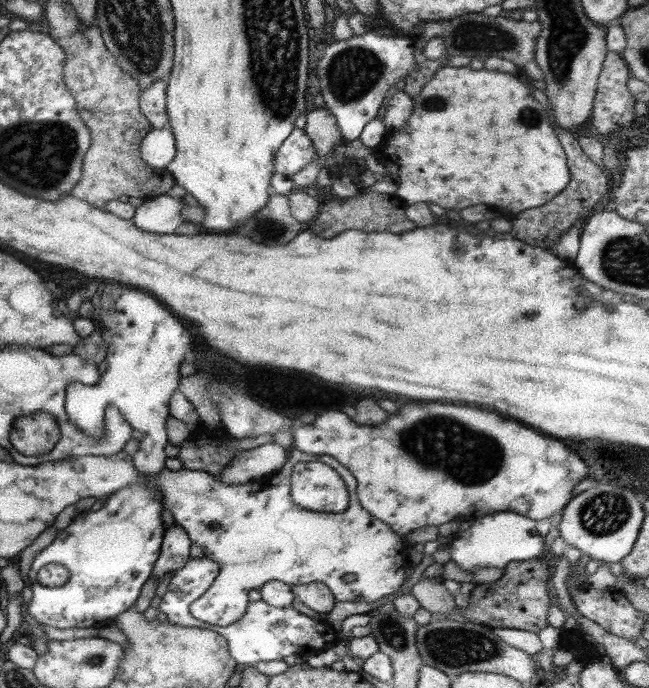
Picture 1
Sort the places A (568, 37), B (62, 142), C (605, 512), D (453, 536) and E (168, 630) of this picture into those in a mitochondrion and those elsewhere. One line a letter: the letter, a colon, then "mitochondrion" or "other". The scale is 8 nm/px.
A: mitochondrion
B: mitochondrion
C: mitochondrion
D: other
E: other

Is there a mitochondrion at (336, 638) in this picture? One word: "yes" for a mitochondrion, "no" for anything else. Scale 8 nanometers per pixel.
no

